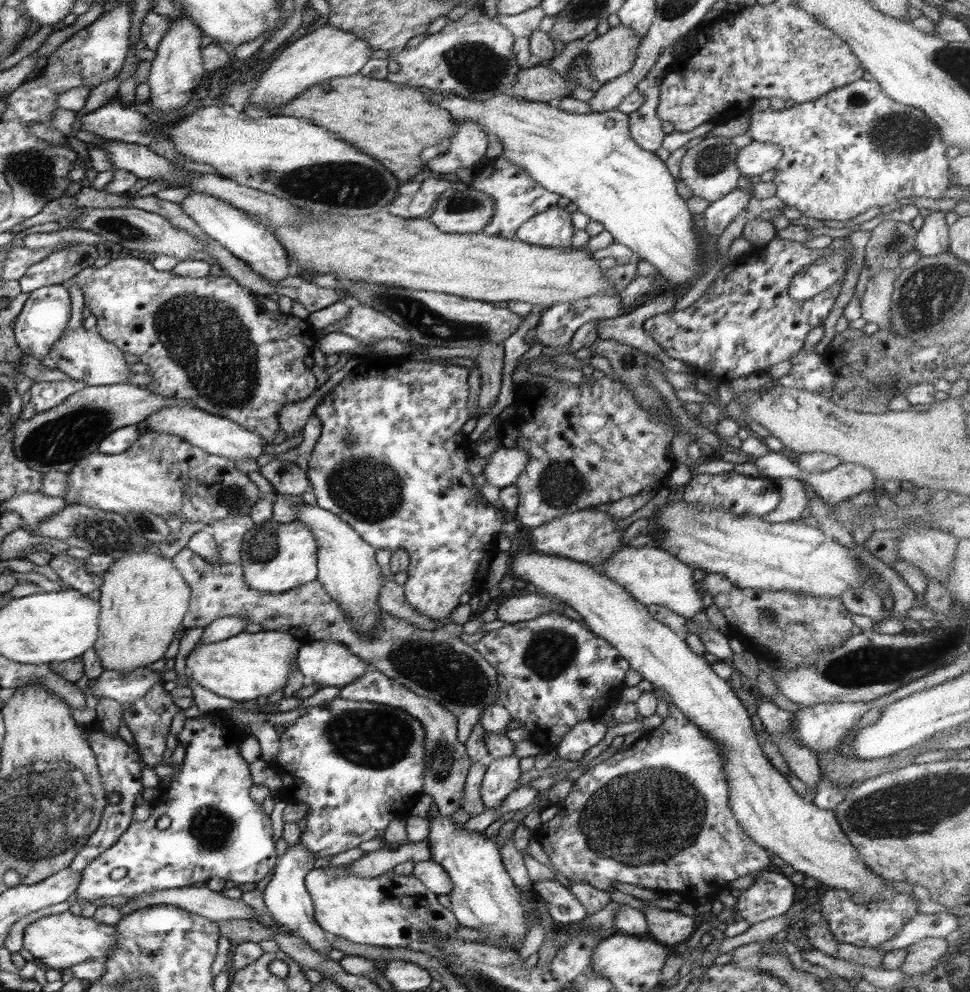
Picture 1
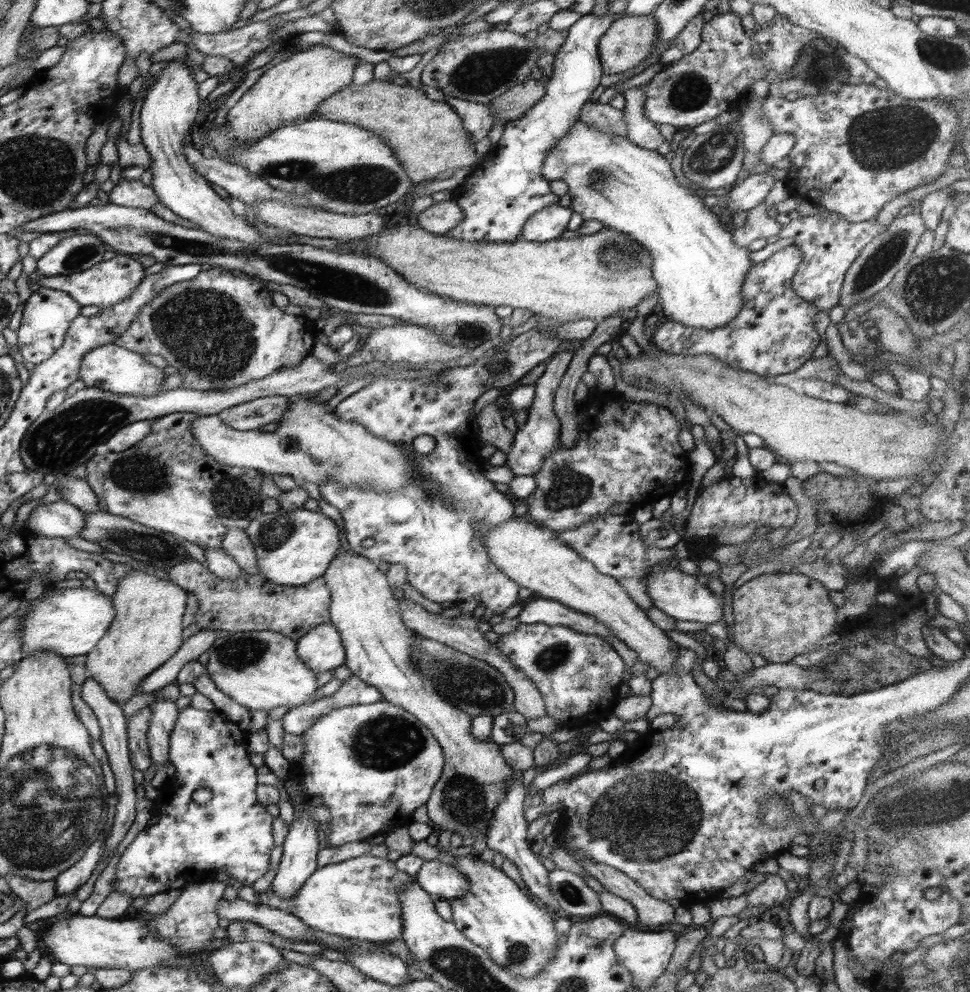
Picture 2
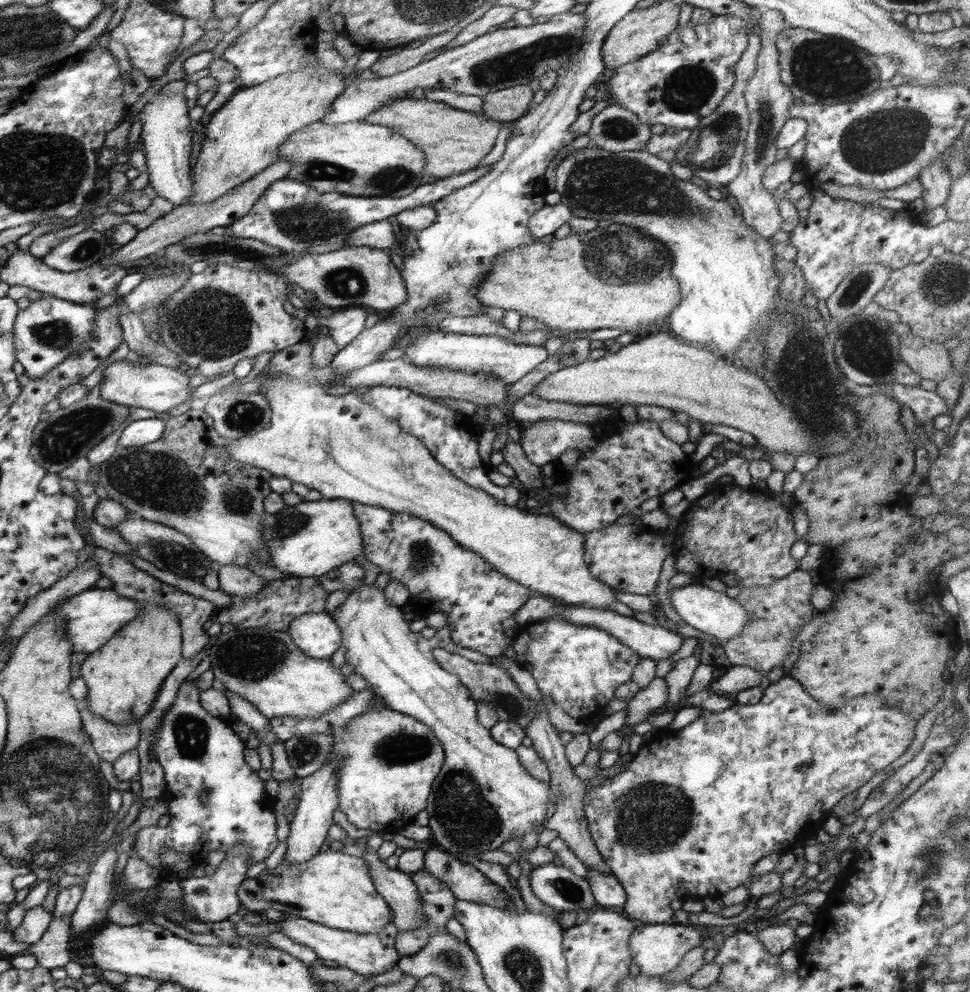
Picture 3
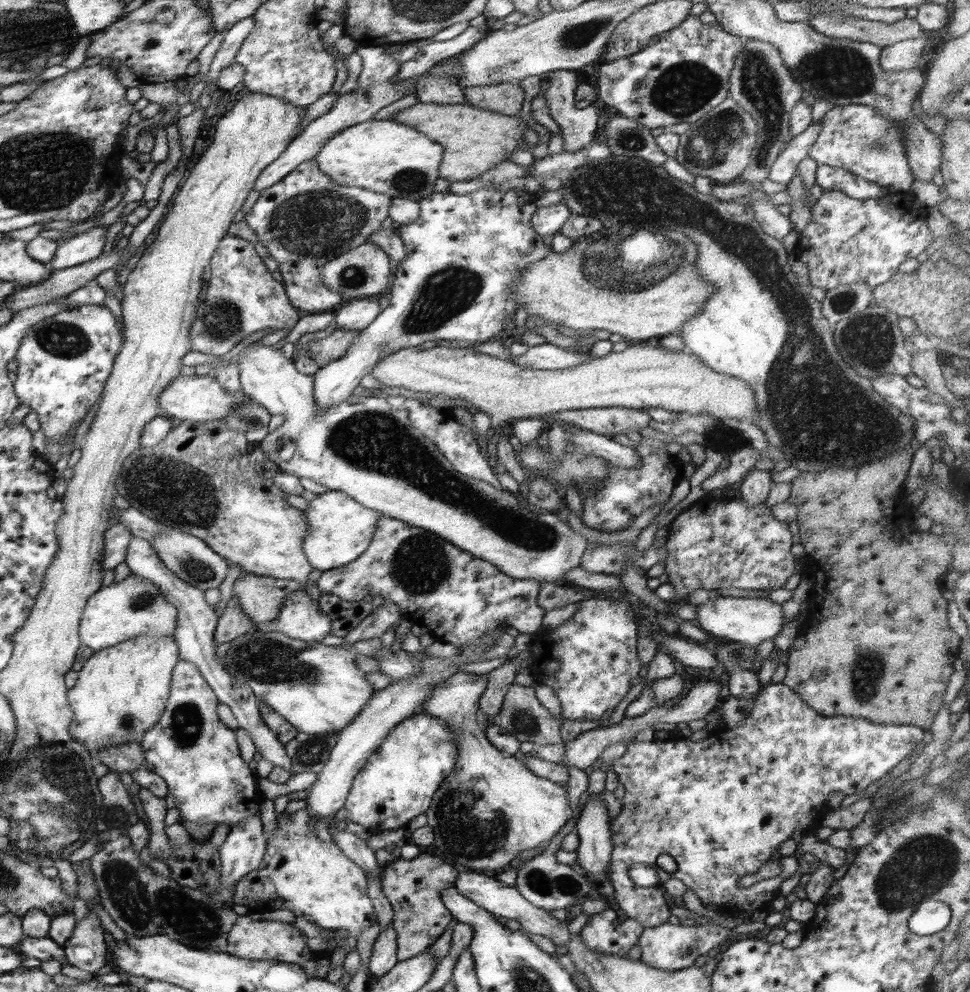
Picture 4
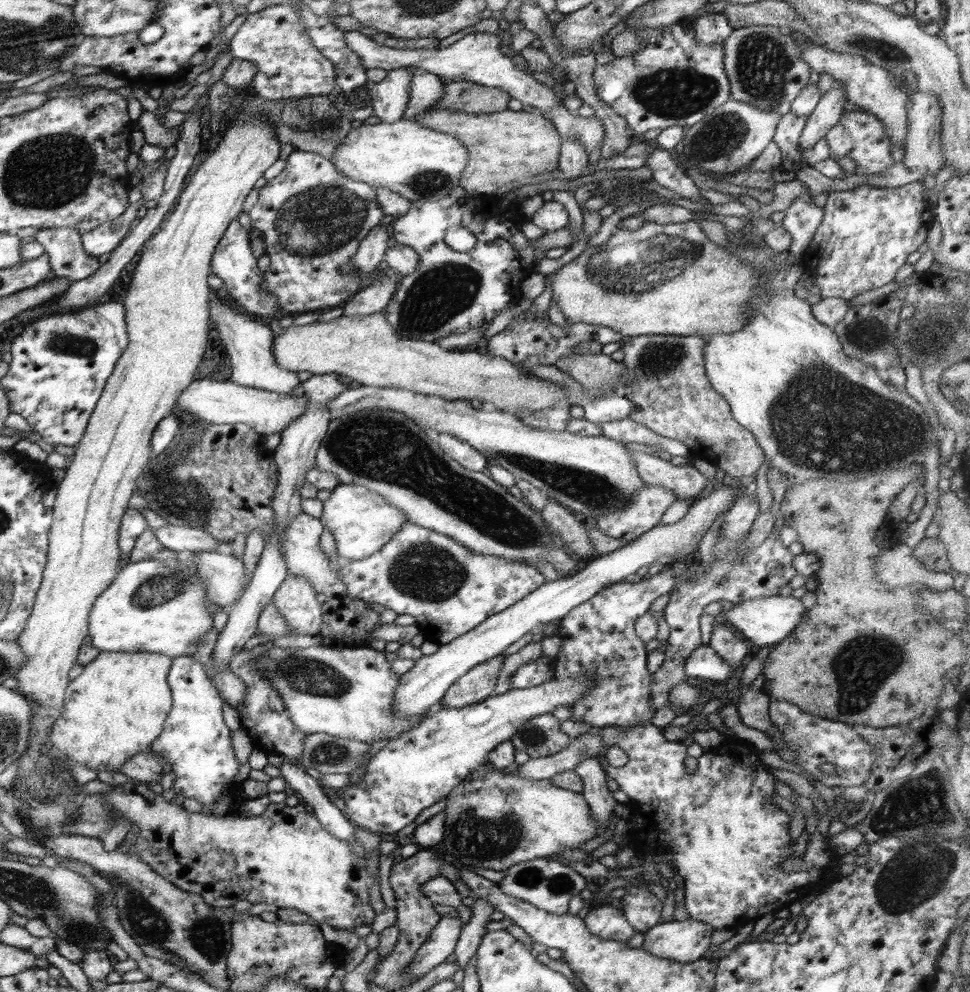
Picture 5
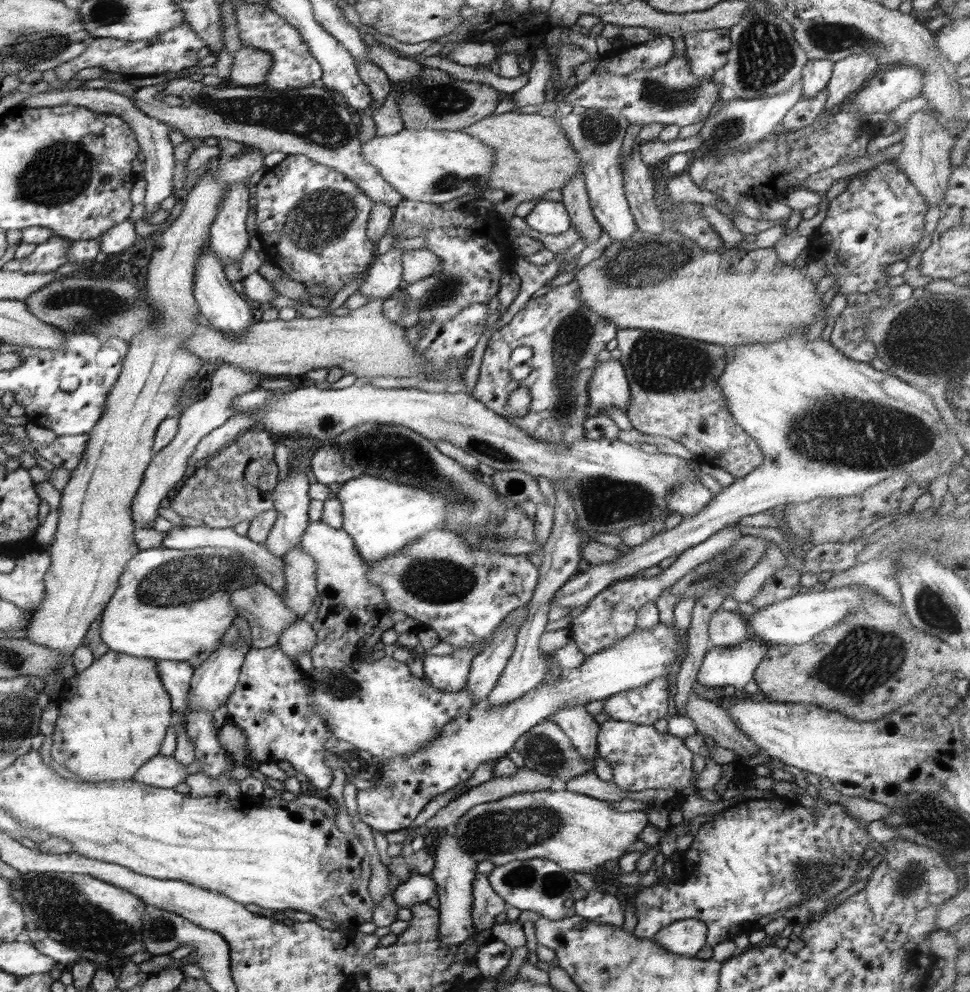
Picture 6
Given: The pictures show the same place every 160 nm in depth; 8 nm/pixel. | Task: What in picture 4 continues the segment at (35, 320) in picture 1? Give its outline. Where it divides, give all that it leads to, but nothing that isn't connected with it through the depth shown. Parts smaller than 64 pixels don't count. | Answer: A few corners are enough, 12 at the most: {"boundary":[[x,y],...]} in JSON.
{"boundary":[[105,305],[31,326],[15,392],[46,439],[100,399],[122,344]]}

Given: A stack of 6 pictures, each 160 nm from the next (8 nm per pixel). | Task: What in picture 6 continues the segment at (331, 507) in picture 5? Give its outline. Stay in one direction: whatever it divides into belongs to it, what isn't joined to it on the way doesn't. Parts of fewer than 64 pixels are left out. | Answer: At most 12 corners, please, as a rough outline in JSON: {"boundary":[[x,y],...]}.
{"boundary":[[351,476],[342,530],[370,564],[446,526],[447,500]]}

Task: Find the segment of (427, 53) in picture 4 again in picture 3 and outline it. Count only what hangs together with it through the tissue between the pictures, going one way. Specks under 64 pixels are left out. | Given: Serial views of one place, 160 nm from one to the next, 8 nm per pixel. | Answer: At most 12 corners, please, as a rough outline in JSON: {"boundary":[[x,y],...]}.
{"boundary":[[494,5],[465,26],[446,51],[488,34],[516,8]]}

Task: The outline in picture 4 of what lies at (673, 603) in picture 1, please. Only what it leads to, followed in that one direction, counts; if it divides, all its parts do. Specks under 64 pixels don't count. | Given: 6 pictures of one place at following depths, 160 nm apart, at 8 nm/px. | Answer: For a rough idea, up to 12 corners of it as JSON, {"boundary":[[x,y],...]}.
{"boundary":[[721,596],[694,623],[724,642],[757,646],[784,624],[782,604]]}

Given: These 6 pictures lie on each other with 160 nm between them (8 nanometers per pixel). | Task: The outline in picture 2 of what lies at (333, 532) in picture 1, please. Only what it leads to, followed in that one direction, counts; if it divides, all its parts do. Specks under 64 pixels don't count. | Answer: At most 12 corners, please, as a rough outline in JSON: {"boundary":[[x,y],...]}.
{"boundary":[[353,550],[324,573],[351,676],[442,747],[430,824],[470,849],[511,778],[492,739],[416,672],[387,576]]}

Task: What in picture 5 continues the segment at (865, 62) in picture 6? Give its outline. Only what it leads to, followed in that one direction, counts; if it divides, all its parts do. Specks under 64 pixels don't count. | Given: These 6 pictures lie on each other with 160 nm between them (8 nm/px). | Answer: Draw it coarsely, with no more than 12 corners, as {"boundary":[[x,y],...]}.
{"boundary":[[834,82],[807,116],[800,151],[812,148],[841,119],[845,86]]}

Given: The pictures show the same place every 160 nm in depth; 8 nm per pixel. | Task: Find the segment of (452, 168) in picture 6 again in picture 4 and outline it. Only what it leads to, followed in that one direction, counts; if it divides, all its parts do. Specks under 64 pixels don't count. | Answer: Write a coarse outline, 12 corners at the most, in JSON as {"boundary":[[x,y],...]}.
{"boundary":[[392,119],[340,131],[315,156],[336,185],[415,201],[443,146]]}

